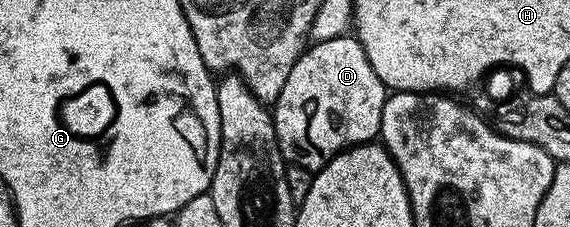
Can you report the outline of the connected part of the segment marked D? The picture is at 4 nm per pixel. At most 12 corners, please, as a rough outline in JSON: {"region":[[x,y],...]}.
{"region":[[352,34],[306,46],[271,107],[314,173],[380,136],[387,89]]}

